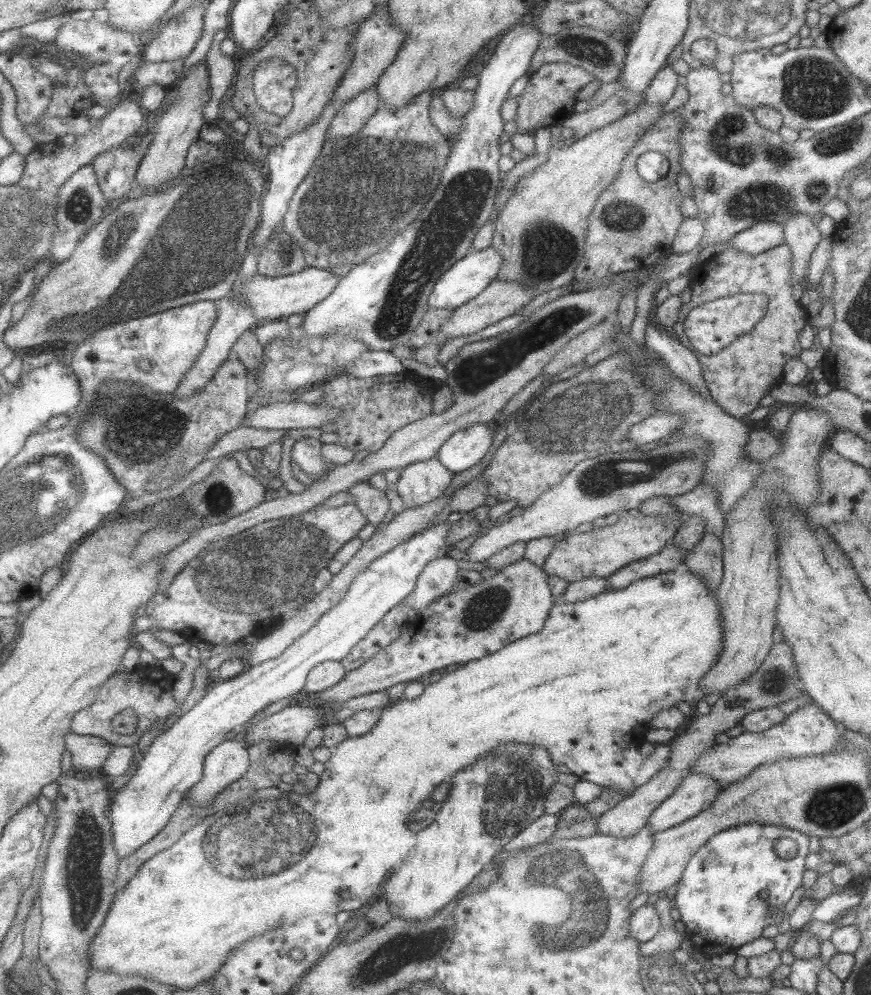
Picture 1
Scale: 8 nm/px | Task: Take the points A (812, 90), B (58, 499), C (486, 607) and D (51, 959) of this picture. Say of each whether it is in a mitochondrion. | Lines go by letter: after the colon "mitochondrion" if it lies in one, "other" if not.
A: mitochondrion
B: mitochondrion
C: mitochondrion
D: other

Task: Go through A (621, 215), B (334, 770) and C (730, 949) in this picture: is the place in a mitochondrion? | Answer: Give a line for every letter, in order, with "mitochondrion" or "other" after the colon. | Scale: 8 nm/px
A: mitochondrion
B: other
C: other

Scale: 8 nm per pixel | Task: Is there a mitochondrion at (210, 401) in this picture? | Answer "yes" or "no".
yes

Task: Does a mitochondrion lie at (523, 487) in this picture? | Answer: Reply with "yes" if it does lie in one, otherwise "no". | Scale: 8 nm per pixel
no

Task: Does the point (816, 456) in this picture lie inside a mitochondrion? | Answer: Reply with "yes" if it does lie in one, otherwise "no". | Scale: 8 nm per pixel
no

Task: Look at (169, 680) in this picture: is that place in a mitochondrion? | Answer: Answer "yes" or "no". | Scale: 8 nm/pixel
no

